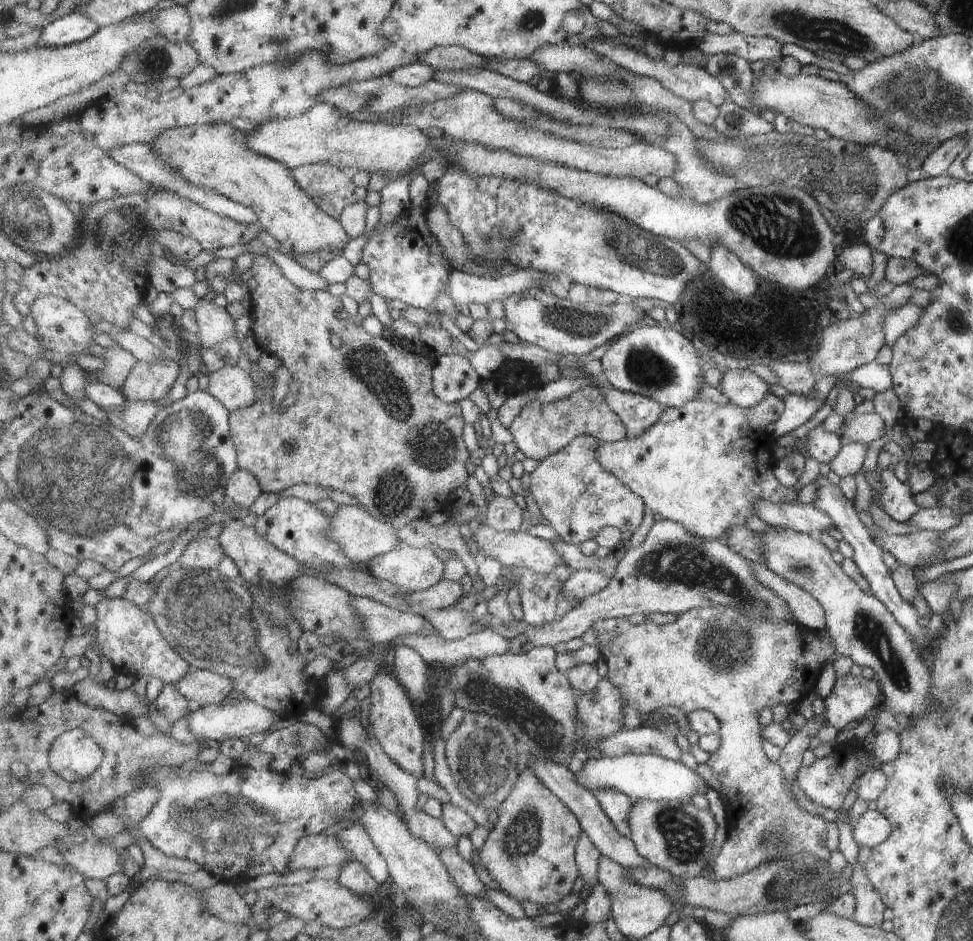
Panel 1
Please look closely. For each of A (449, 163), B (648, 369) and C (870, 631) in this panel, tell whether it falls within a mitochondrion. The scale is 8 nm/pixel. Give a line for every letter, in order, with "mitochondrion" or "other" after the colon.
A: other
B: mitochondrion
C: mitochondrion

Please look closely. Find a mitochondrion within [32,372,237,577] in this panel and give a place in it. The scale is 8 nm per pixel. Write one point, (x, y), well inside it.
(205, 460)

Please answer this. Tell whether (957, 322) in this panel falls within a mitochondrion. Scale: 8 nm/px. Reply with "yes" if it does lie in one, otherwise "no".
yes

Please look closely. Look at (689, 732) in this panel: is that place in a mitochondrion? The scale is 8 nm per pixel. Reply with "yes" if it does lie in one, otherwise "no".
no

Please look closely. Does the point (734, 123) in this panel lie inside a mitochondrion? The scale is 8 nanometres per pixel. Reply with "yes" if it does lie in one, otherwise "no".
no

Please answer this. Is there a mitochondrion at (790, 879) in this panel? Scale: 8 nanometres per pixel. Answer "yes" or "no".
yes

